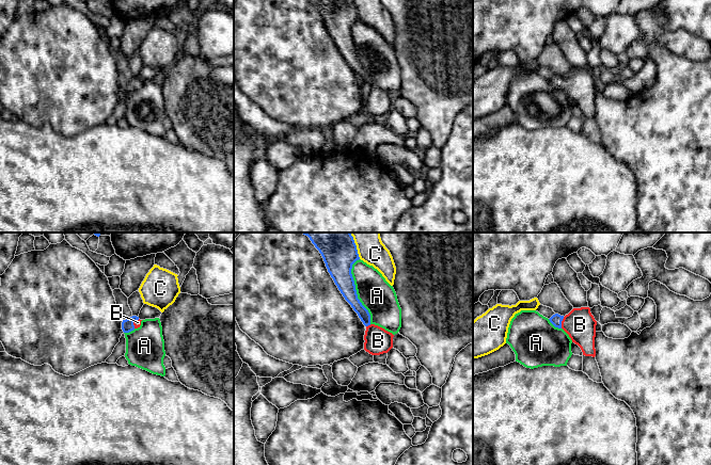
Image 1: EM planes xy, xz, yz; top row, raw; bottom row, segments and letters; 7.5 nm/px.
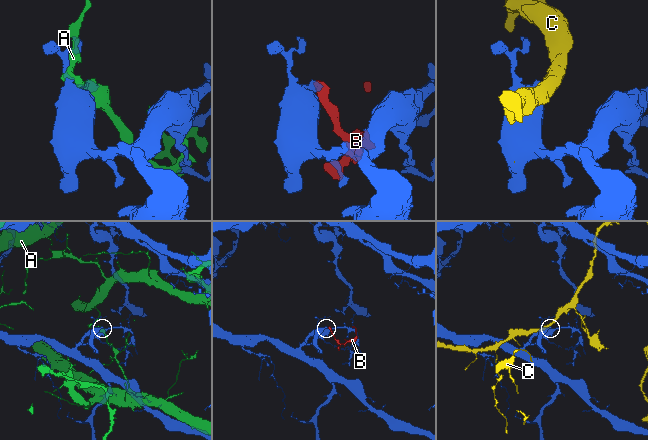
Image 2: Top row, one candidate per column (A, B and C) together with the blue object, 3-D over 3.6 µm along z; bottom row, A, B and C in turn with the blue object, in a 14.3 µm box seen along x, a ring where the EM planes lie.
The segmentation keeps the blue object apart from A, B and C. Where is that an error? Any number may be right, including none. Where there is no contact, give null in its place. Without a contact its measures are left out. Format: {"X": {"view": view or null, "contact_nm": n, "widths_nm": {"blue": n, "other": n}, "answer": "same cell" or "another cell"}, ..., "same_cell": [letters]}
{"A": {"view": "xz", "contact_nm": 500, "widths_nm": {"blue": 190, "other": 260}, "answer": "another cell"}, "B": {"view": "yz", "contact_nm": 90, "widths_nm": {"blue": 90, "other": 240}, "answer": "same cell"}, "C": {"view": "xz", "contact_nm": 160, "widths_nm": {"blue": 240, "other": 200}, "answer": "another cell"}, "same_cell": ["B"]}

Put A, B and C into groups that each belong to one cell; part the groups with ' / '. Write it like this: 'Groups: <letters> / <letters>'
Groups: A / B / C

